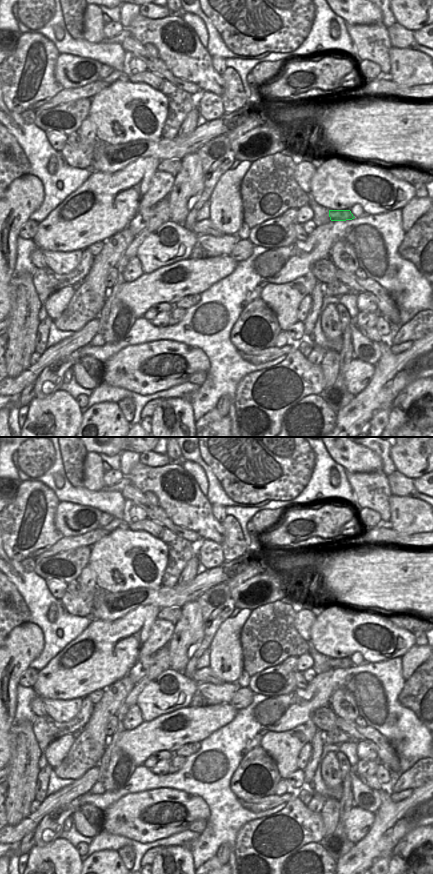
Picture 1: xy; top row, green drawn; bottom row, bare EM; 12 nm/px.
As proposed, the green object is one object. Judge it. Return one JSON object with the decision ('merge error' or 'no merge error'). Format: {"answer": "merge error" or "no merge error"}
{"answer": "merge error"}

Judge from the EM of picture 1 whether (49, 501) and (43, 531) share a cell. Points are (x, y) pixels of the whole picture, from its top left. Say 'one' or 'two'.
one

